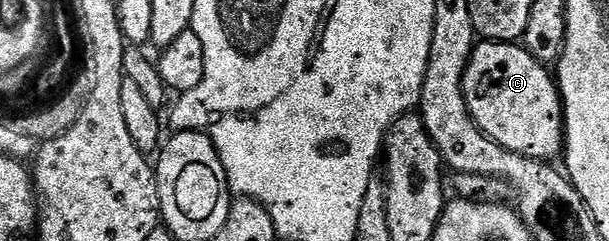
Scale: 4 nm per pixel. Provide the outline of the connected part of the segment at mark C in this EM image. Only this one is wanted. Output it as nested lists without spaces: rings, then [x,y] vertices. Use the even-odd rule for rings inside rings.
[[[482,41],[477,44],[468,61],[468,69],[462,78],[462,92],[474,123],[486,132],[493,143],[529,159],[554,161],[564,151],[564,120],[562,117],[562,96],[558,94],[555,76],[550,75],[545,66],[537,63],[527,53],[525,46],[517,42],[491,43]]]

